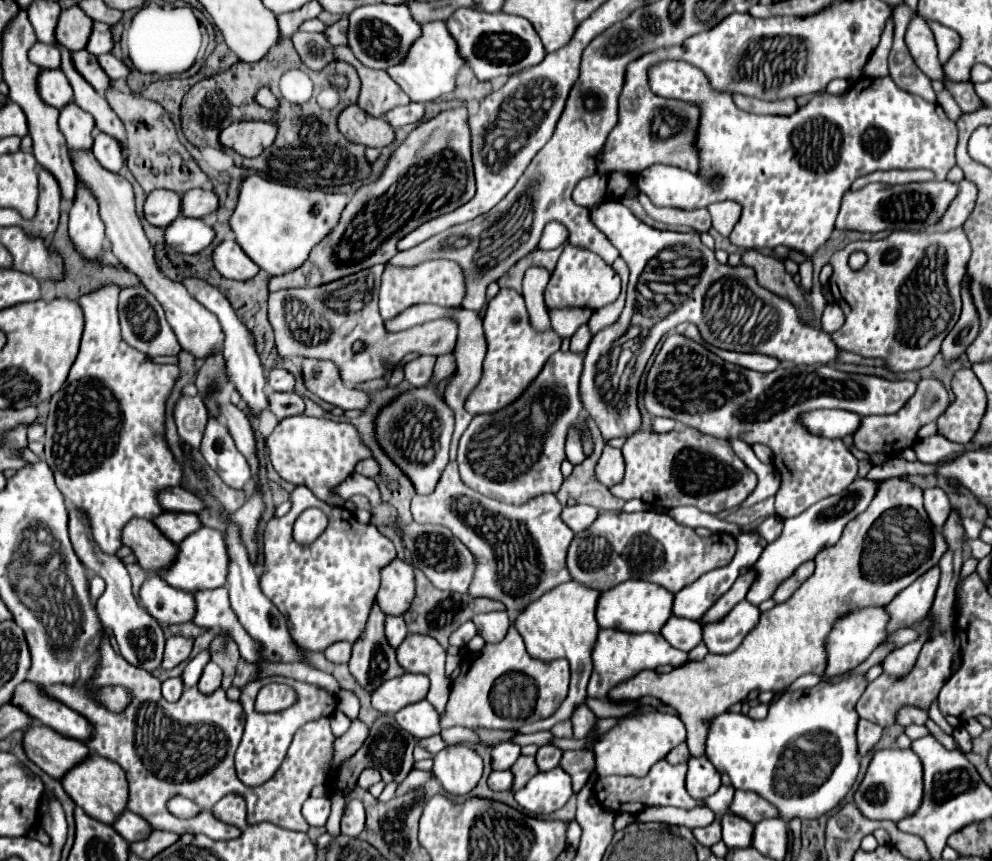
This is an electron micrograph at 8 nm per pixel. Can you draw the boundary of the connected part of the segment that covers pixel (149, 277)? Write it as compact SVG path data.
M74 150L74 152L70 152L70 158L72 158L72 166L74 166L80 186L88 188L94 194L94 198L98 200L100 218L106 224L106 238L112 244L114 256L120 260L120 264L124 268L134 272L140 278L140 284L150 294L154 294L156 300L162 304L162 308L166 312L166 320L172 326L174 334L178 336L180 346L196 358L208 358L212 354L212 350L220 342L224 342L224 332L220 328L220 322L216 320L216 316L210 310L206 310L200 302L196 302L192 296L188 296L188 290L184 288L182 282L174 282L160 272L156 258L154 258L154 248L142 230L140 218L136 216L134 192L132 192L130 182L126 178L122 178L120 174L104 170L98 164L98 160L94 158L92 150Z

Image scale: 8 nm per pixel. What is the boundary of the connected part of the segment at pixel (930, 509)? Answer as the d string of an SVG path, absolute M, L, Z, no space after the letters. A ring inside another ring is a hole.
M928 488L924 490L924 508L928 512L928 518L934 526L944 526L944 520L948 518L948 512L952 510L952 504L944 490L940 488Z

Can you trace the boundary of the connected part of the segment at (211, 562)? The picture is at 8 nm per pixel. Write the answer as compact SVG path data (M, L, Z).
M198 528L196 532L186 536L178 544L178 554L172 566L158 572L158 576L164 578L164 582L184 592L198 592L206 588L224 586L226 574L228 574L228 554L224 548L224 536L220 530L212 530L212 528Z

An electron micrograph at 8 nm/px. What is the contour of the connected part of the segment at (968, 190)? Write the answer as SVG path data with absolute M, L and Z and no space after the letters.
M968 180L958 182L958 196L952 200L948 210L936 224L936 232L960 228L960 224L964 224L964 220L970 216L970 210L974 206L976 206L976 186Z

